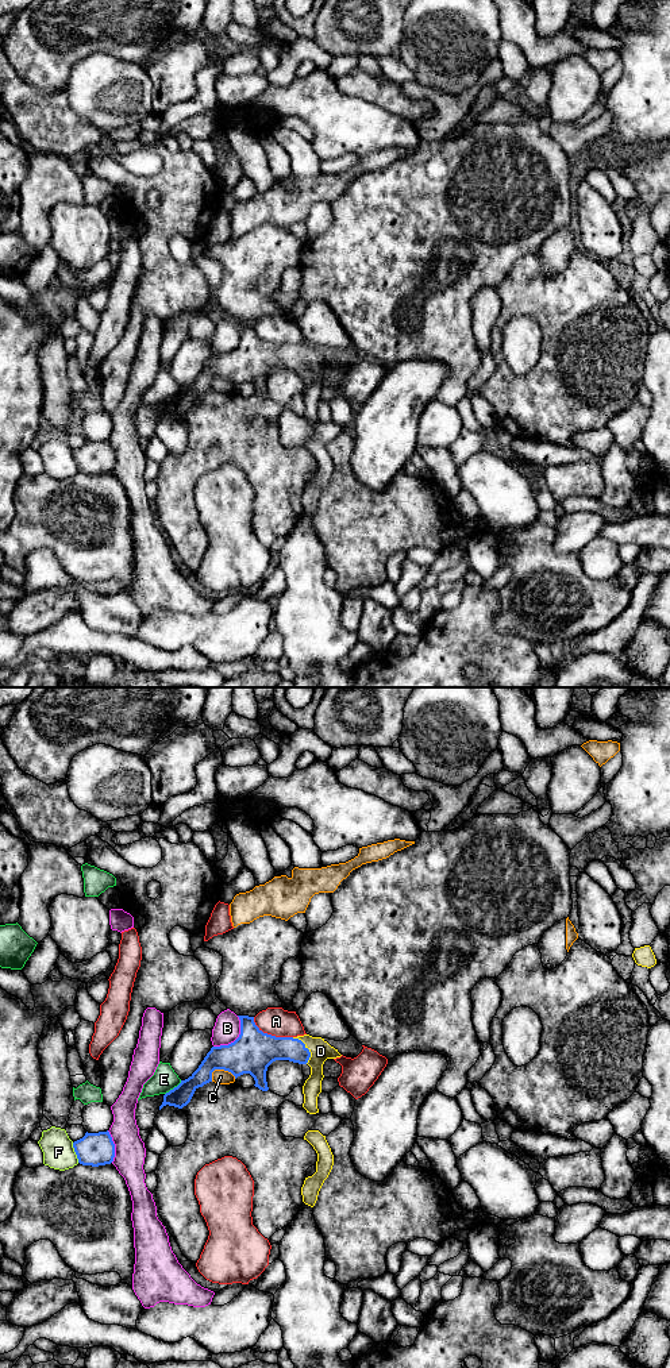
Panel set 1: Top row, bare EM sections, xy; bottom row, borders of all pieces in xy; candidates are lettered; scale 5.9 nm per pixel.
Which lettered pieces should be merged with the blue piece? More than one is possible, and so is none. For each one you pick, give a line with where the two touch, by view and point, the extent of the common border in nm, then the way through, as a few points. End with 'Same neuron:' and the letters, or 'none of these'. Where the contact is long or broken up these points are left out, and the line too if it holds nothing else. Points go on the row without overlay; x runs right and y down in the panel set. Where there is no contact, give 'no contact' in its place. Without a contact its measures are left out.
D: xy (307, 357) | 180 nm | across xy (265, 357), (307, 357), (320, 359)
Same neuron: D

